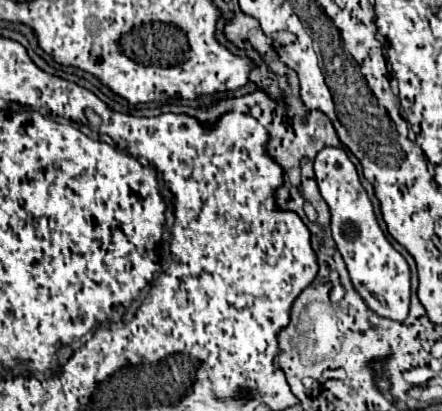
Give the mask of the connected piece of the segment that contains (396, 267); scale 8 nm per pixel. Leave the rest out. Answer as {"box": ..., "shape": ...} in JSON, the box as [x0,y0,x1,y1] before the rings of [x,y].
{"box":[314,148,410,310],"shape":[[[324,148],[316,156],[314,170],[316,170],[320,194],[326,200],[326,204],[330,206],[332,236],[334,236],[336,246],[338,246],[338,250],[340,250],[346,266],[348,266],[348,272],[350,272],[350,278],[352,278],[356,292],[364,298],[364,302],[370,310],[408,310],[410,308],[410,268],[408,268],[408,262],[386,240],[386,236],[384,236],[384,232],[382,232],[382,228],[380,228],[380,224],[374,216],[372,202],[370,202],[364,186],[360,184],[356,166],[348,158],[348,154],[342,148]]]}

